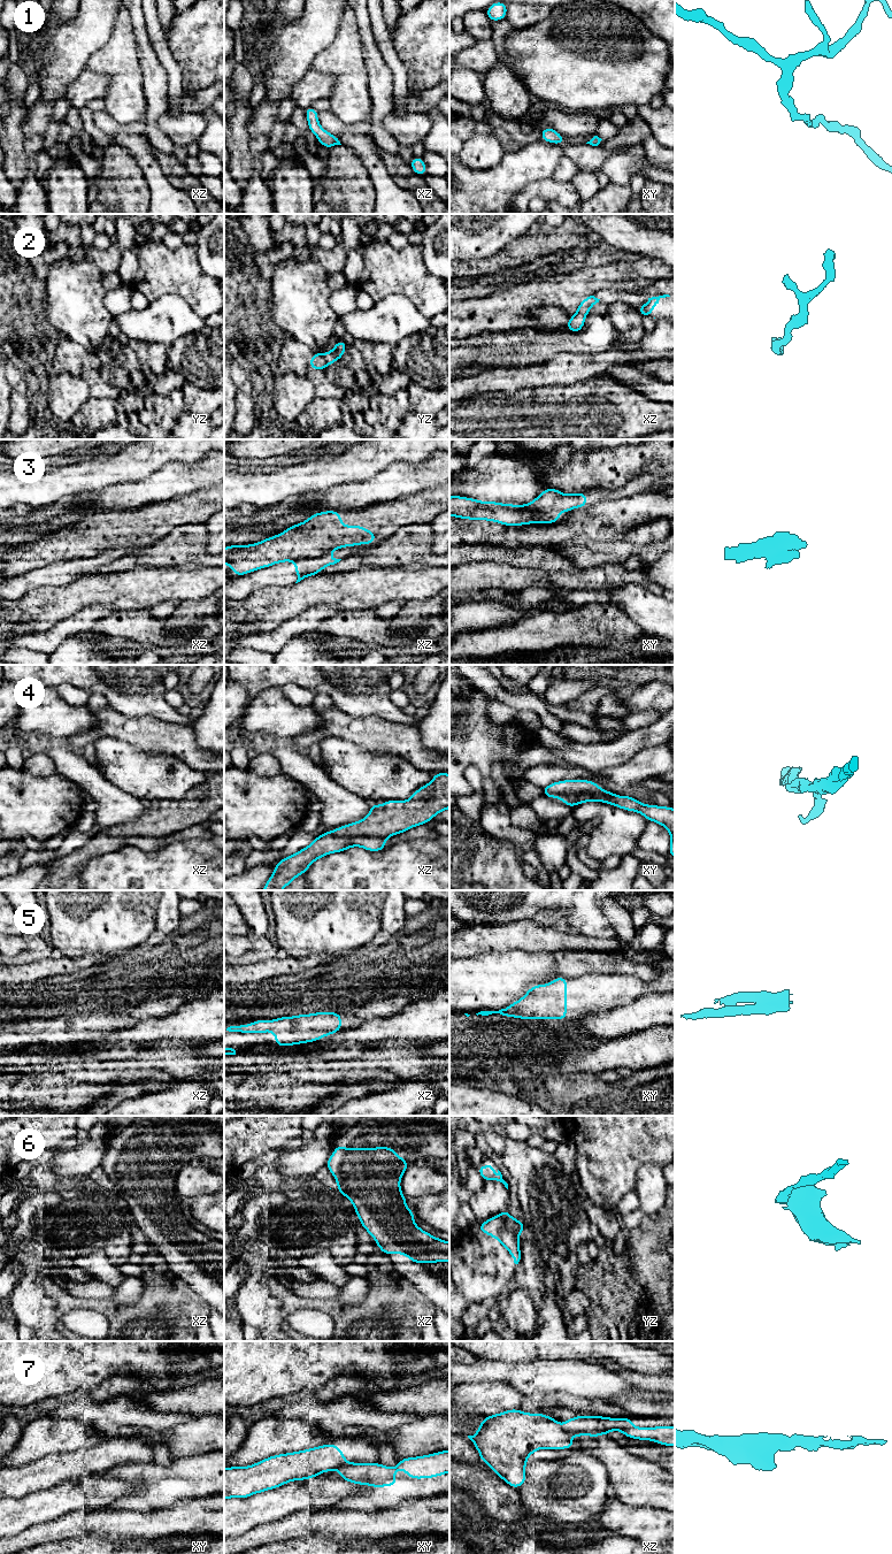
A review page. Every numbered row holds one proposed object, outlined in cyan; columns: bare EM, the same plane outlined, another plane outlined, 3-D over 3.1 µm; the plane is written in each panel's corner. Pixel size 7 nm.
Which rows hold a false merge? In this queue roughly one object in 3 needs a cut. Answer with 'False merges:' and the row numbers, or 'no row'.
False merges: 3, 6, 7

